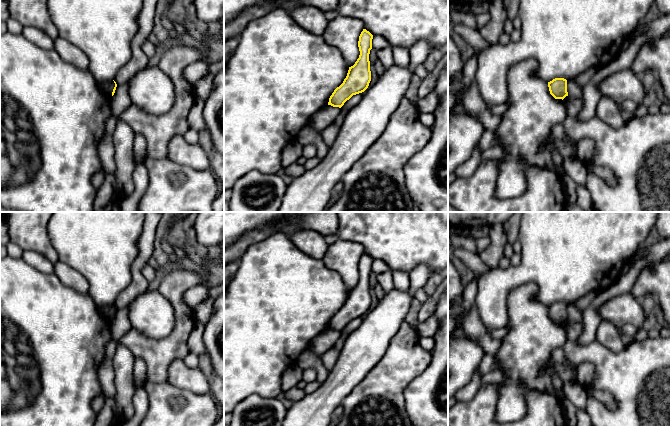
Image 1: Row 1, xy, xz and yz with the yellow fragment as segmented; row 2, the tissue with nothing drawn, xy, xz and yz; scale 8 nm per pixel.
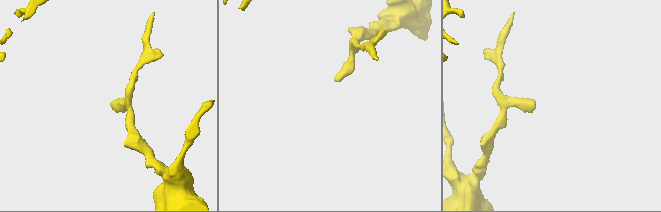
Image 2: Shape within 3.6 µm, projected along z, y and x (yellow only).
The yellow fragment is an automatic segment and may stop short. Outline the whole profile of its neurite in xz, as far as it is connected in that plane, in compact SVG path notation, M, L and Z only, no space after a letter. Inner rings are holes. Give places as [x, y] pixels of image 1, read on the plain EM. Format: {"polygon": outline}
{"polygon": "M363 253L359 260L359 282L349 291L343 307L337 311L329 322L328 329L341 332L353 319L364 316L371 305L369 278L372 273L373 259Z"}

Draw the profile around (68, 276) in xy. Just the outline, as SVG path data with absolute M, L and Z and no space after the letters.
M58 261L54 264L54 274L60 281L82 294L89 292L89 283L77 270L71 268L64 262Z

